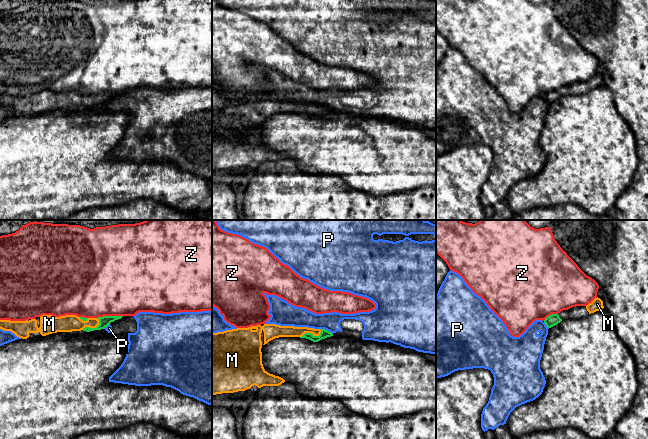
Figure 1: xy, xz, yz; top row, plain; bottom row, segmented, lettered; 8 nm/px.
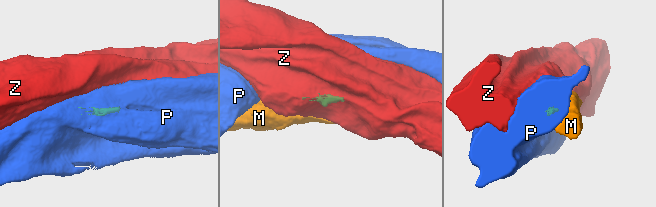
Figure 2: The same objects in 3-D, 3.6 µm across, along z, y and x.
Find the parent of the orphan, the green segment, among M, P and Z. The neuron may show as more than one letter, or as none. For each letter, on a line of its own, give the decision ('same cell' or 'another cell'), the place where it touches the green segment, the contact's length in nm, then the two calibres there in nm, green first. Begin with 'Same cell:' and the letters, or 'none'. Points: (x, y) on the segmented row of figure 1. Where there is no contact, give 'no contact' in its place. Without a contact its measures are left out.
Same cell: M
M: same cell; contact xz (312, 334); length 190 nm; calibres 70 and 100 nm
P: another cell; contact xz (327, 331); length 110 nm; calibres 70 and 160 nm
Z: another cell; contact xy (109, 316); length 200 nm; calibres 90 and 500 nm

